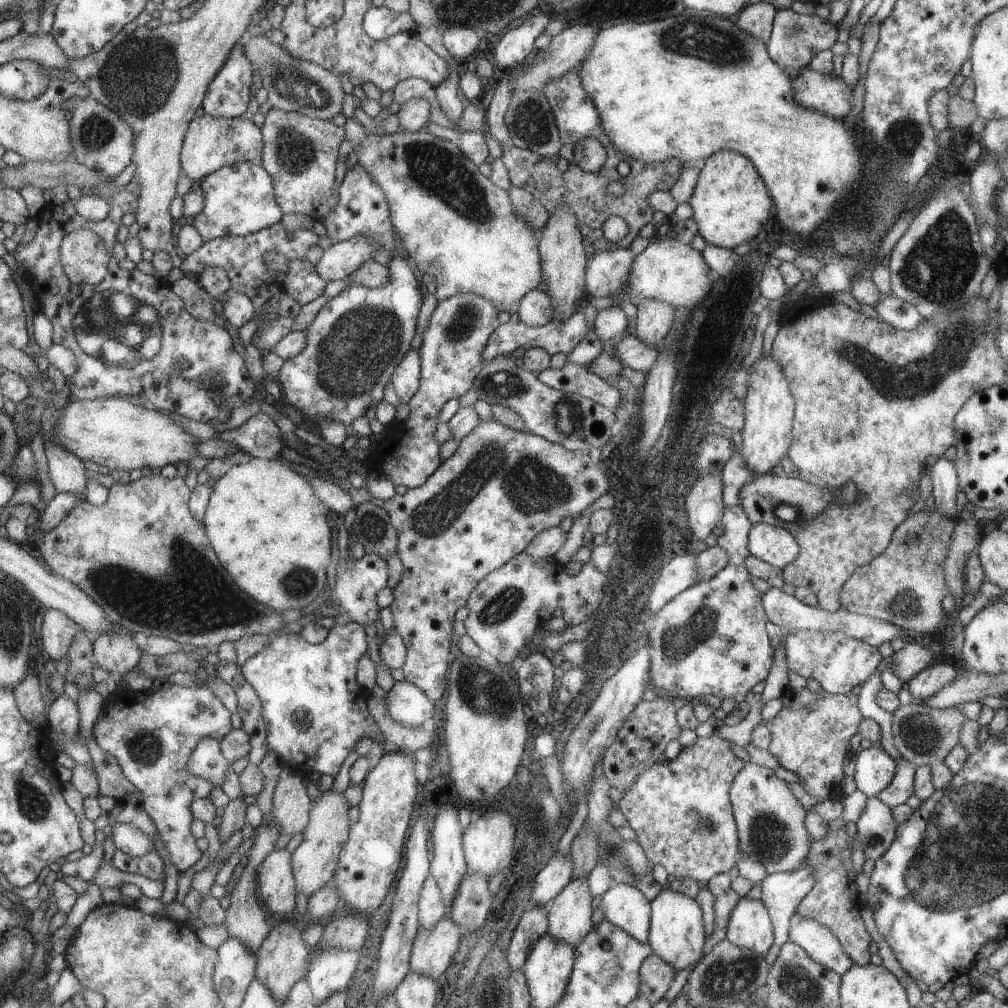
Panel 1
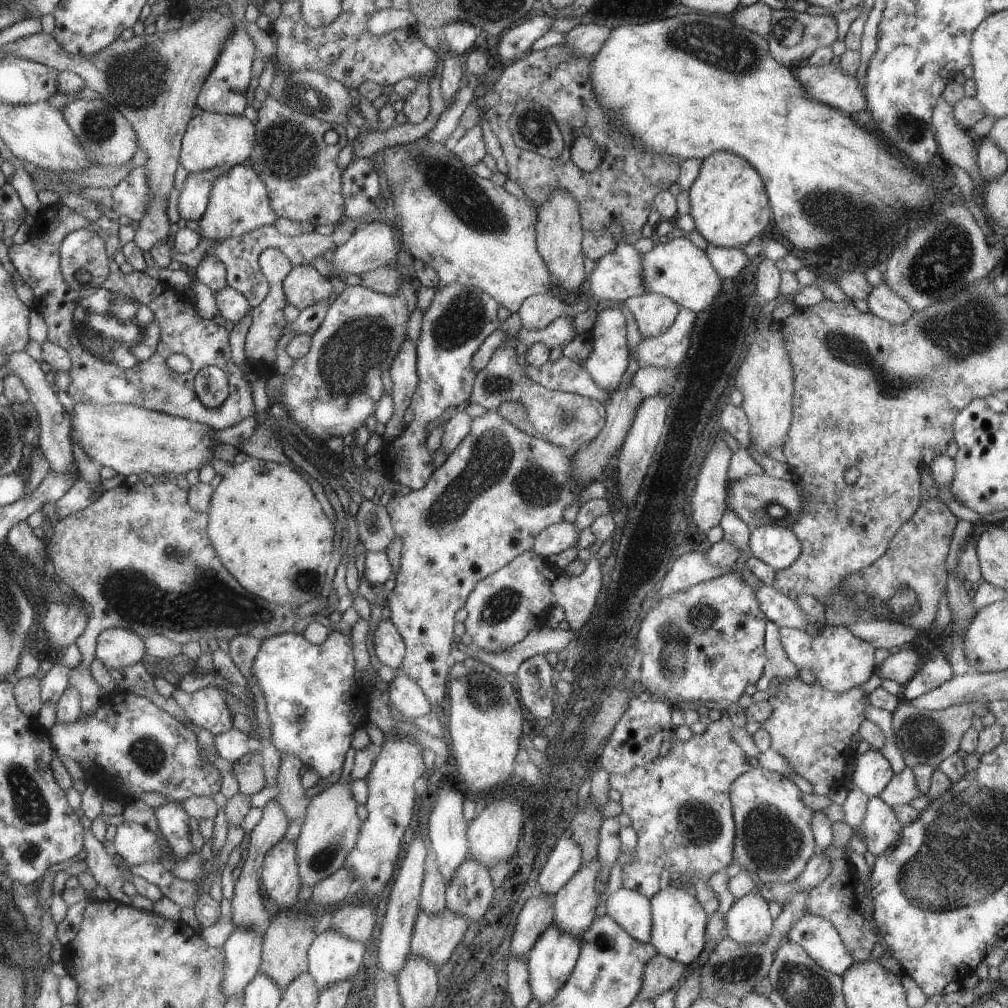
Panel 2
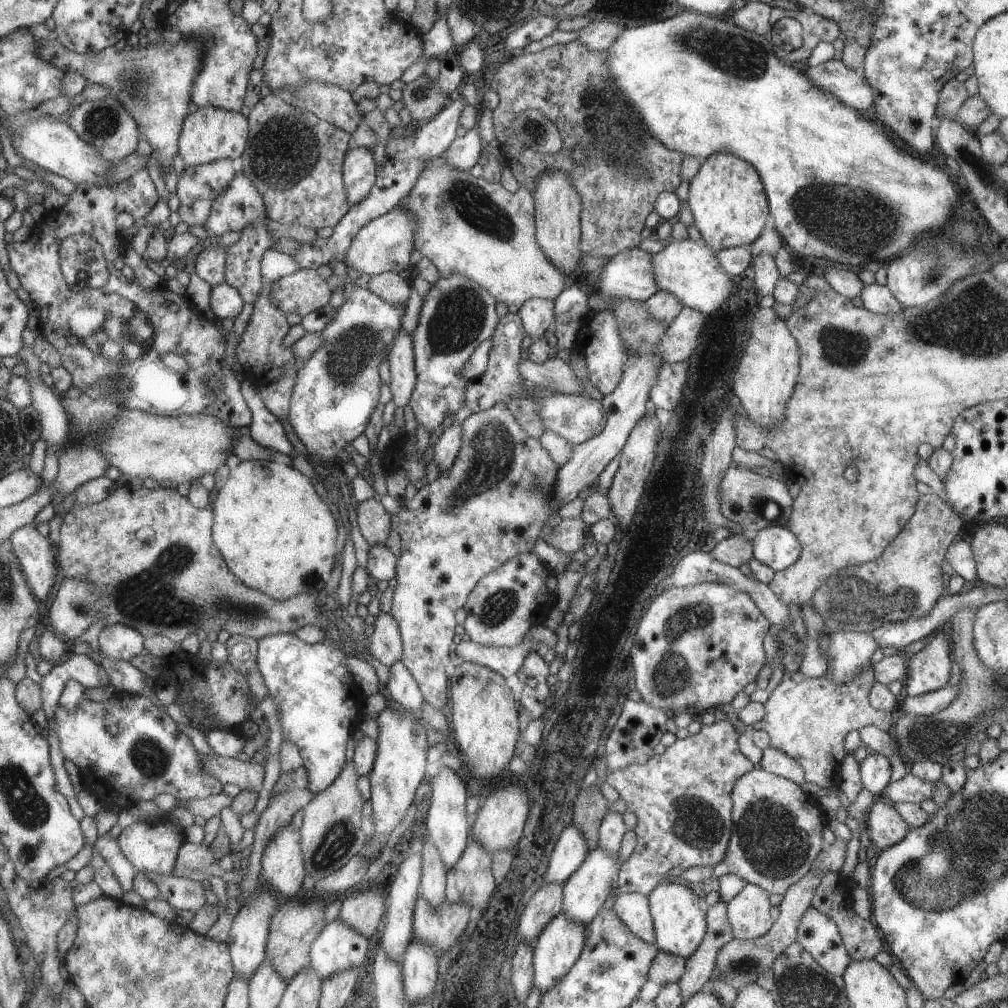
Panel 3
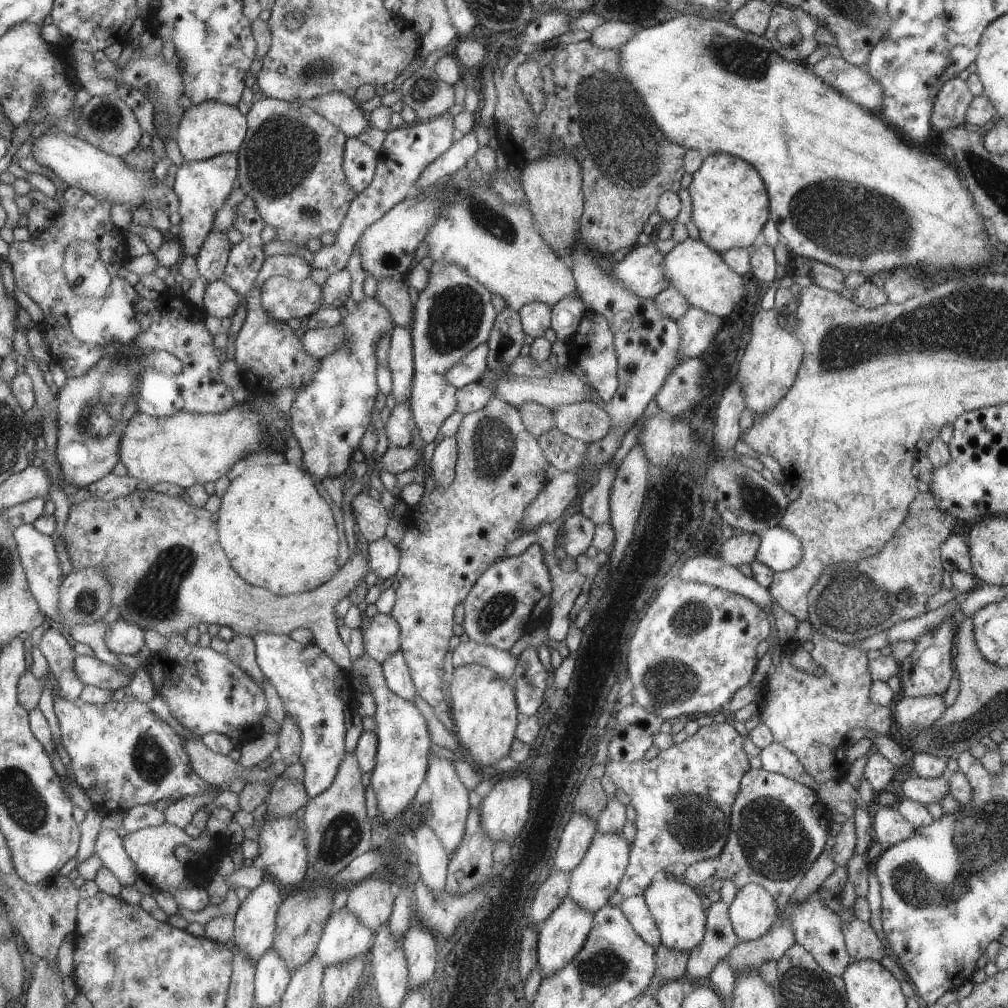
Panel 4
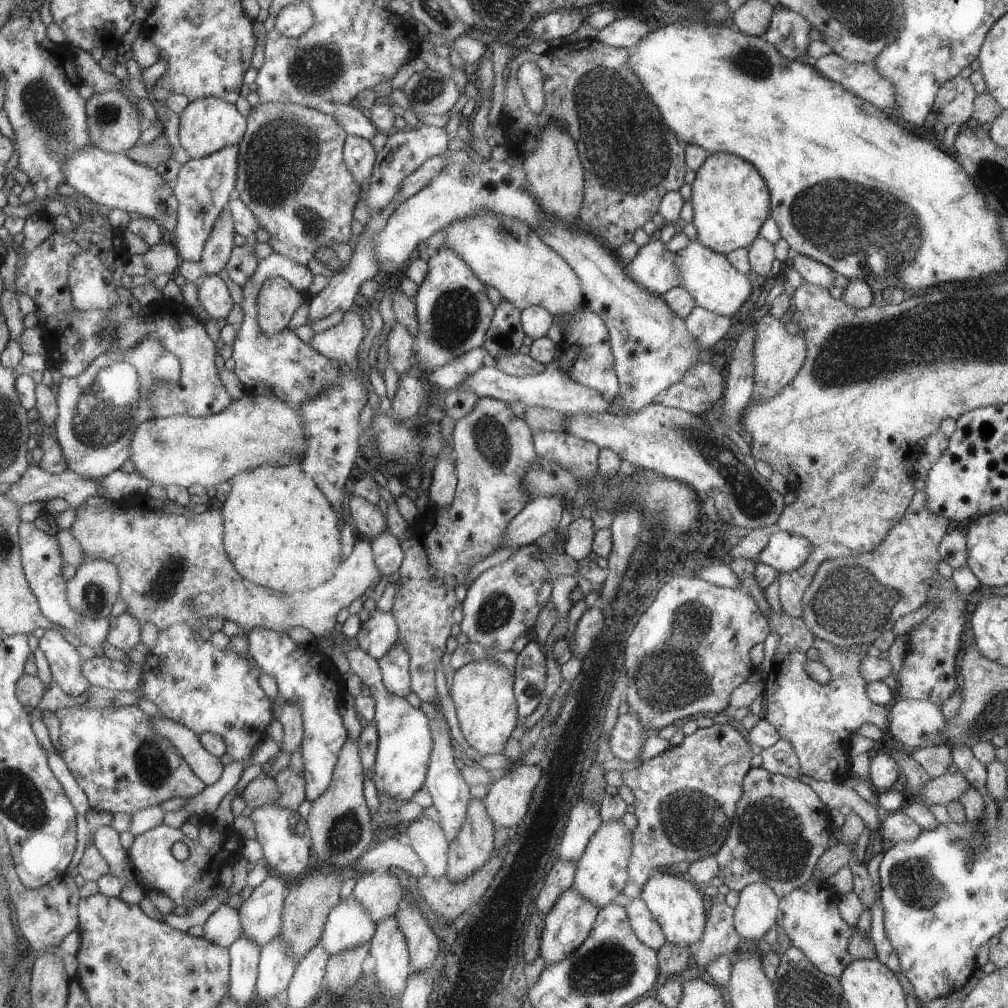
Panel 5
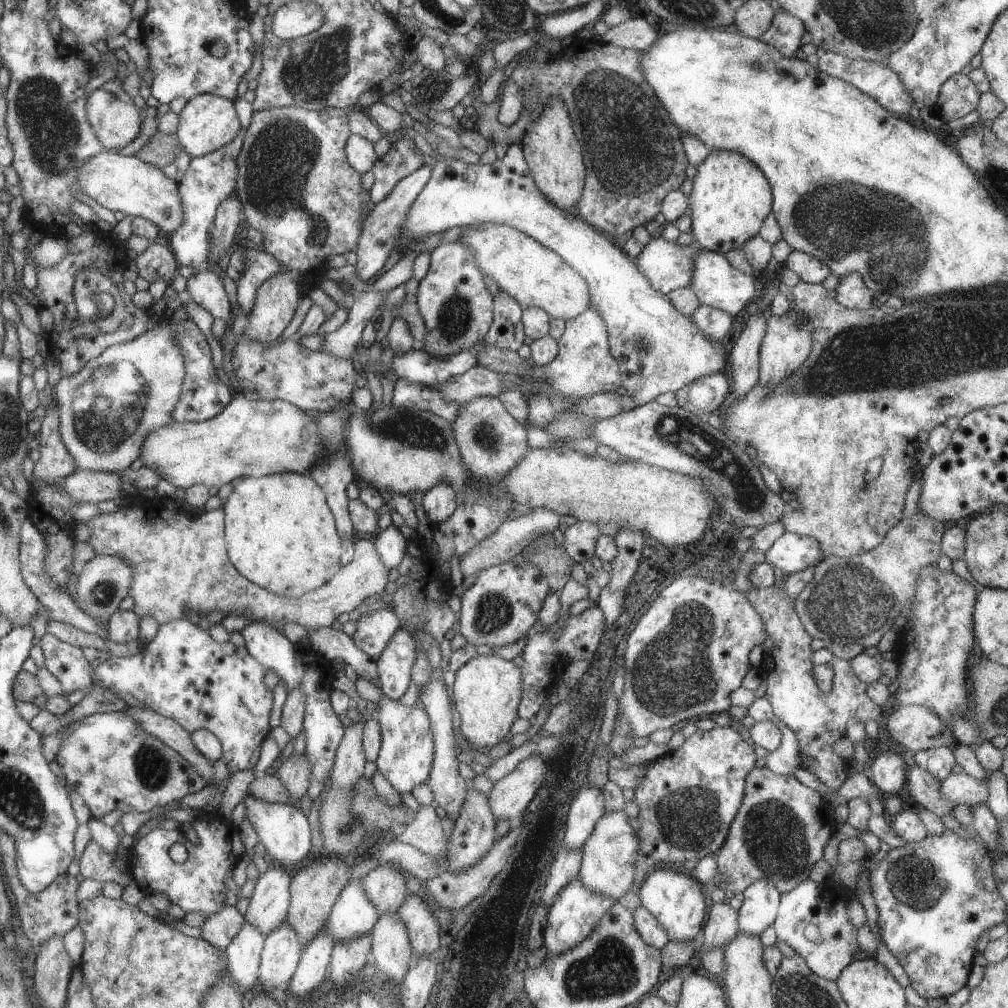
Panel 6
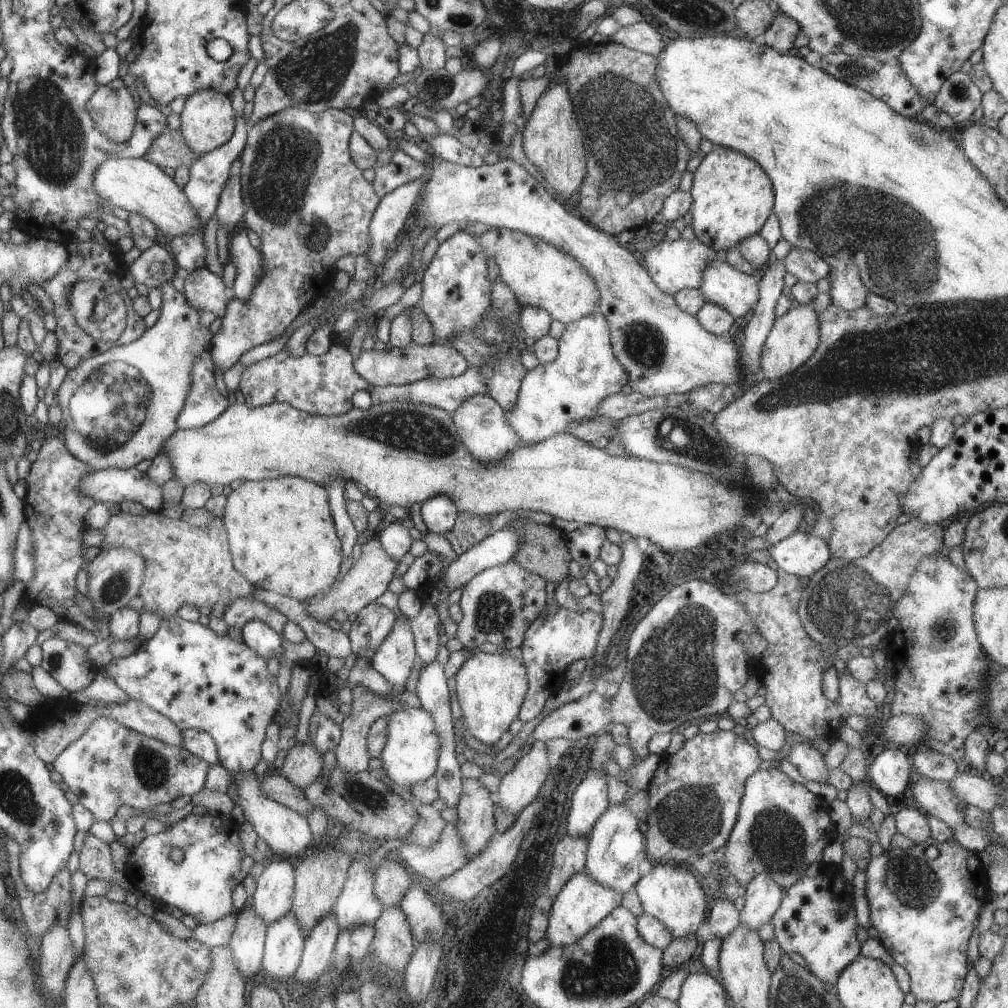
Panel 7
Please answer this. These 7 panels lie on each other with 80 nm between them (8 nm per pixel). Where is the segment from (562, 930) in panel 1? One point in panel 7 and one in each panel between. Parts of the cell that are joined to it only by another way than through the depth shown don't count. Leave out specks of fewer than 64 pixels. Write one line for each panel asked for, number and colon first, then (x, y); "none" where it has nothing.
2: (574, 903)
3: (583, 893)
4: (595, 877)
5: (601, 872)
6: (609, 853)
7: (616, 846)

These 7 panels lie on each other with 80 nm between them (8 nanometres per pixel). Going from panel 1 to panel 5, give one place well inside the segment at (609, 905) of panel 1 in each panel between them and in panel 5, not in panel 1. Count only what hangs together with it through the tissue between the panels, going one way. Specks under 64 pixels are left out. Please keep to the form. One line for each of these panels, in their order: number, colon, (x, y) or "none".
2: (630, 909)
3: (632, 908)
4: (634, 908)
5: (645, 927)

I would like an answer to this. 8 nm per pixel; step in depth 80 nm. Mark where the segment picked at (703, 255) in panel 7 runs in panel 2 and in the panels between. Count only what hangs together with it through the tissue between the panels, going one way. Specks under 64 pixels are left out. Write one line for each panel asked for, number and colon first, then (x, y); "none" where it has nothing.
2: (617, 275)
3: (629, 274)
4: (642, 272)
5: (653, 268)
6: (667, 265)

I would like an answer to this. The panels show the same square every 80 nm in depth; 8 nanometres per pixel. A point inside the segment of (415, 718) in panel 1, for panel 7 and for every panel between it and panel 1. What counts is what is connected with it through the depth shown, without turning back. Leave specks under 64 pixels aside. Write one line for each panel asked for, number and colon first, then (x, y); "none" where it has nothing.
2: (406, 697)
3: (402, 688)
4: (397, 677)
5: (393, 665)
6: (394, 662)
7: (393, 659)

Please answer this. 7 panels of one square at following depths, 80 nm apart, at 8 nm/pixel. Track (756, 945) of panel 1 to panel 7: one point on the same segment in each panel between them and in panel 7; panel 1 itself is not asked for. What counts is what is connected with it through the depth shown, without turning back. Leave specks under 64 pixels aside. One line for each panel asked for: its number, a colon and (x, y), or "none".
2: (748, 922)
3: (747, 912)
4: (753, 910)
5: (757, 908)
6: (760, 901)
7: (762, 896)

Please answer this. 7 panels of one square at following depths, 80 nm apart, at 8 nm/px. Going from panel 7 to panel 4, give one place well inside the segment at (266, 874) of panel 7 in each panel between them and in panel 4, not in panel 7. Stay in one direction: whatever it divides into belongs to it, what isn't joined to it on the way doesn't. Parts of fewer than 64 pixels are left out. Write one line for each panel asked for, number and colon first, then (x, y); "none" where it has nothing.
4: (254, 922)
5: (260, 915)
6: (268, 905)

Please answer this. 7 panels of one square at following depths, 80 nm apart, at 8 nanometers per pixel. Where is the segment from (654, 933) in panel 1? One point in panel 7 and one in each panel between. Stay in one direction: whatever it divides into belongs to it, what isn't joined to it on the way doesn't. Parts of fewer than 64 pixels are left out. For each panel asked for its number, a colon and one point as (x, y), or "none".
2: (678, 926)
3: (679, 918)
4: (676, 909)
5: (674, 902)
6: (676, 901)
7: (669, 893)

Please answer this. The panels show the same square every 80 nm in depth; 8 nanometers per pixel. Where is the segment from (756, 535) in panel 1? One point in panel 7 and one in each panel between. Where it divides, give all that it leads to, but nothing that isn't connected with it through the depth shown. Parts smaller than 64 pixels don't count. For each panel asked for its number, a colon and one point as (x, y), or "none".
2: (776, 546)
3: (775, 546)
4: (780, 550)
5: (784, 552)
6: (791, 553)
7: (801, 554)

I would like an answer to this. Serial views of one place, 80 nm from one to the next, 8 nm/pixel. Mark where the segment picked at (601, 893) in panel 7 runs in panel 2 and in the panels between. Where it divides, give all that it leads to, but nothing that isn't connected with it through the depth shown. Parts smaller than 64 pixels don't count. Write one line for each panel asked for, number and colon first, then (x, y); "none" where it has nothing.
2: (550, 960)
3: (558, 945)
4: (560, 936)
5: (566, 924)
6: (574, 913)

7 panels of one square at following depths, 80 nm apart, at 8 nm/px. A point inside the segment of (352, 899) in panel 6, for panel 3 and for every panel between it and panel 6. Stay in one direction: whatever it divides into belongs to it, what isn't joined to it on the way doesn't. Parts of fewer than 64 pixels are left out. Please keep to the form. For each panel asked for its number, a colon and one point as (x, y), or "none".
3: (337, 947)
4: (343, 936)
5: (348, 924)

